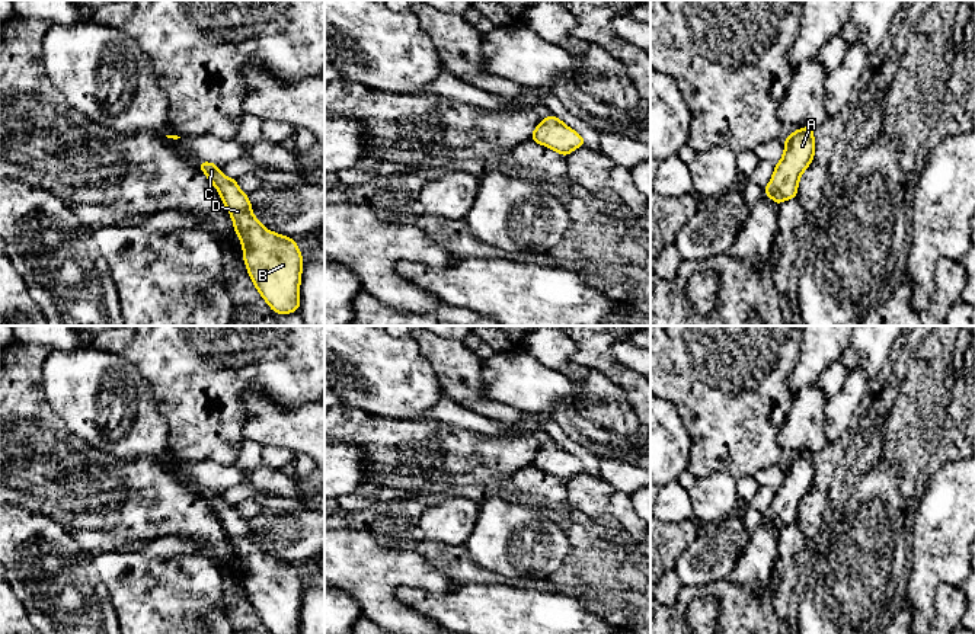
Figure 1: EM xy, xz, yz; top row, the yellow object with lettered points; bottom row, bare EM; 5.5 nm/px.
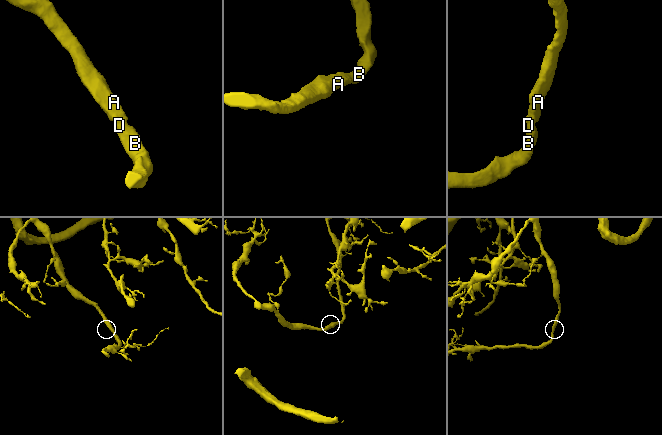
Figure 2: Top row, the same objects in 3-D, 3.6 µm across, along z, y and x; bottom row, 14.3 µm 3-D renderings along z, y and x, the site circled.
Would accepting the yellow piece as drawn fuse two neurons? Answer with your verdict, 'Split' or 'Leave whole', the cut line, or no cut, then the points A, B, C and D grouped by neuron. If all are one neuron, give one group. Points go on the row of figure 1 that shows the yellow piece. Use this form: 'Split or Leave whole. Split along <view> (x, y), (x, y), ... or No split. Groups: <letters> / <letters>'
Leave whole. No split. Groups: A B C D

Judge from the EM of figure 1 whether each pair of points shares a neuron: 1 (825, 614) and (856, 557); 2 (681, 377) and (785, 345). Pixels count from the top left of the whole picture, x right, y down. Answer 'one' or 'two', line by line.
1: one
2: one

